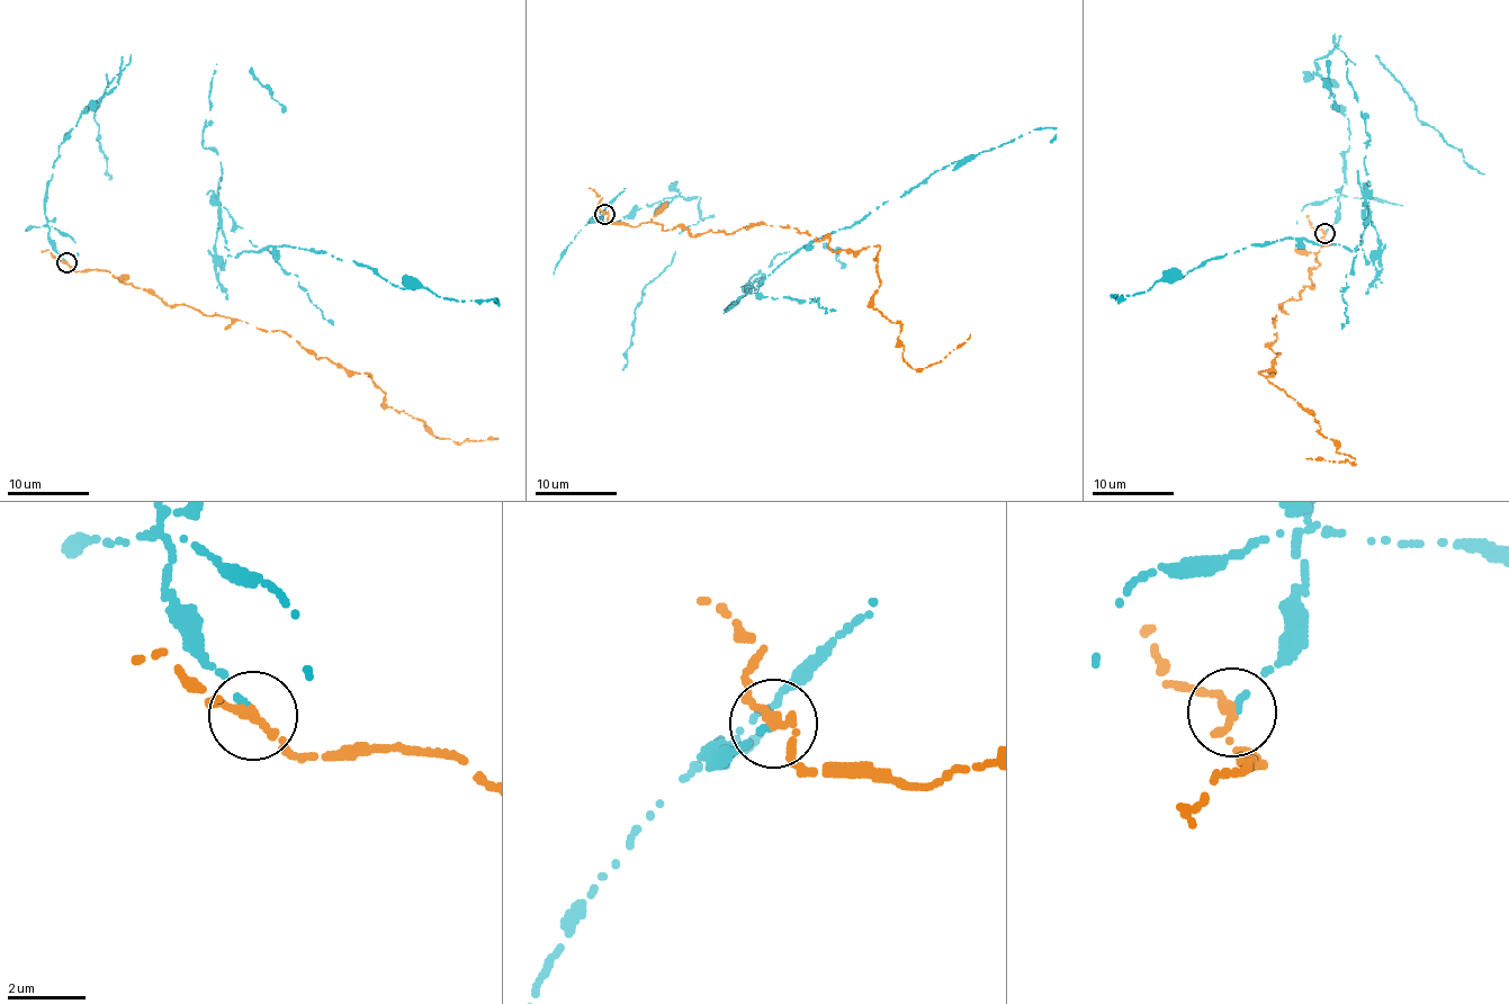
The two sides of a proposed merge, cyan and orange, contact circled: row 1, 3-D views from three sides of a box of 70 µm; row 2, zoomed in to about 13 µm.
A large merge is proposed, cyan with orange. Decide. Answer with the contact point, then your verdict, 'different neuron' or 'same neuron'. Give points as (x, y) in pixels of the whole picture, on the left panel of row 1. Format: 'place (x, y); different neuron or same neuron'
place (66, 262); different neuron

